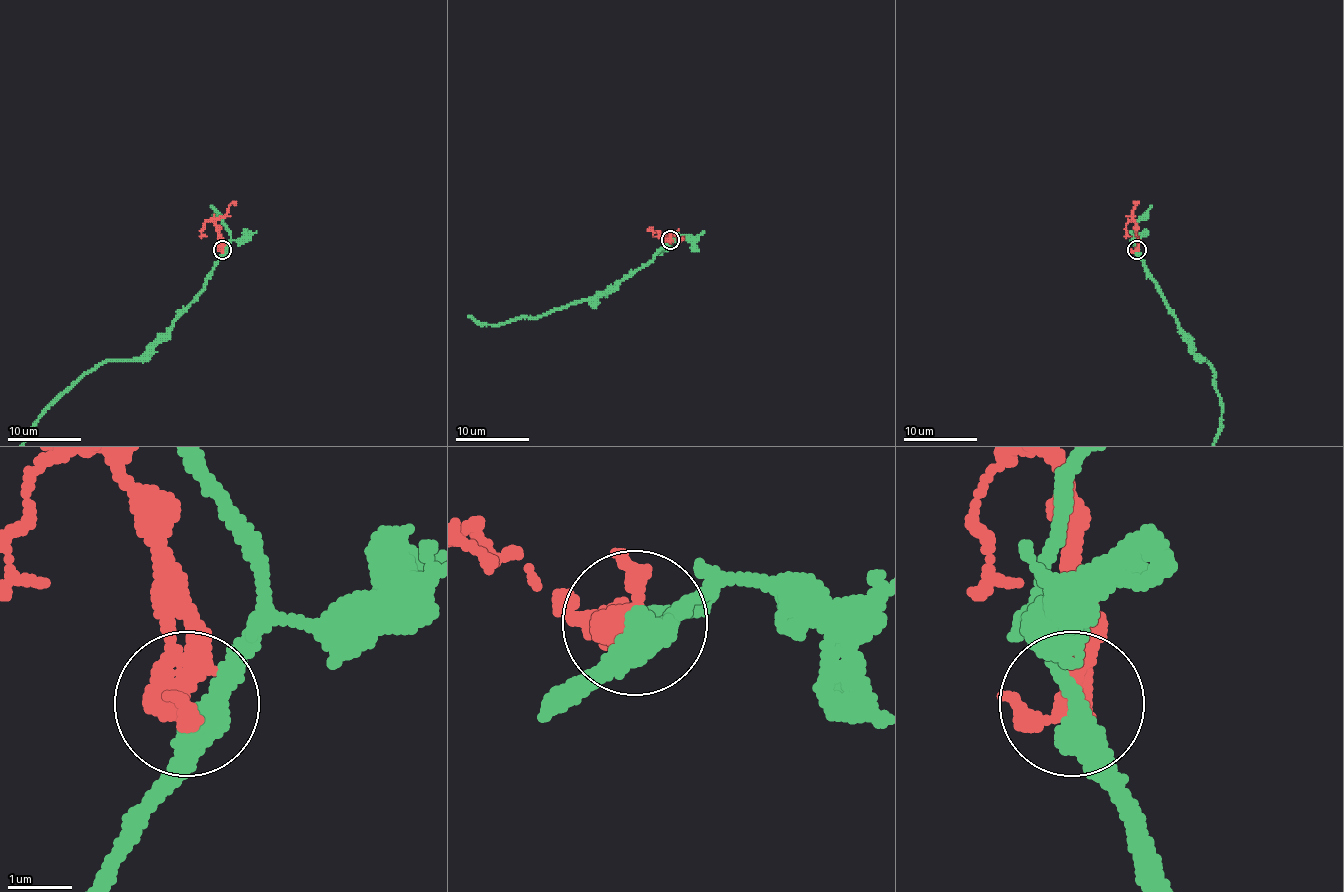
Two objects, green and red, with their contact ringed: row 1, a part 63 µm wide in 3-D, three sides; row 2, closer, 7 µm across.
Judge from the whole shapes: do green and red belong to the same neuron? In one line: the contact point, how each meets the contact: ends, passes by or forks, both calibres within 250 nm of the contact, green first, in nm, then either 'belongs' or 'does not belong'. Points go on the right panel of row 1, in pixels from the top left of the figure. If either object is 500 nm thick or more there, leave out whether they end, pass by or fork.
at (1136, 249); green passes by; red passes by; 360 nm thick on the green side, 380 nm on the other; does not belong

